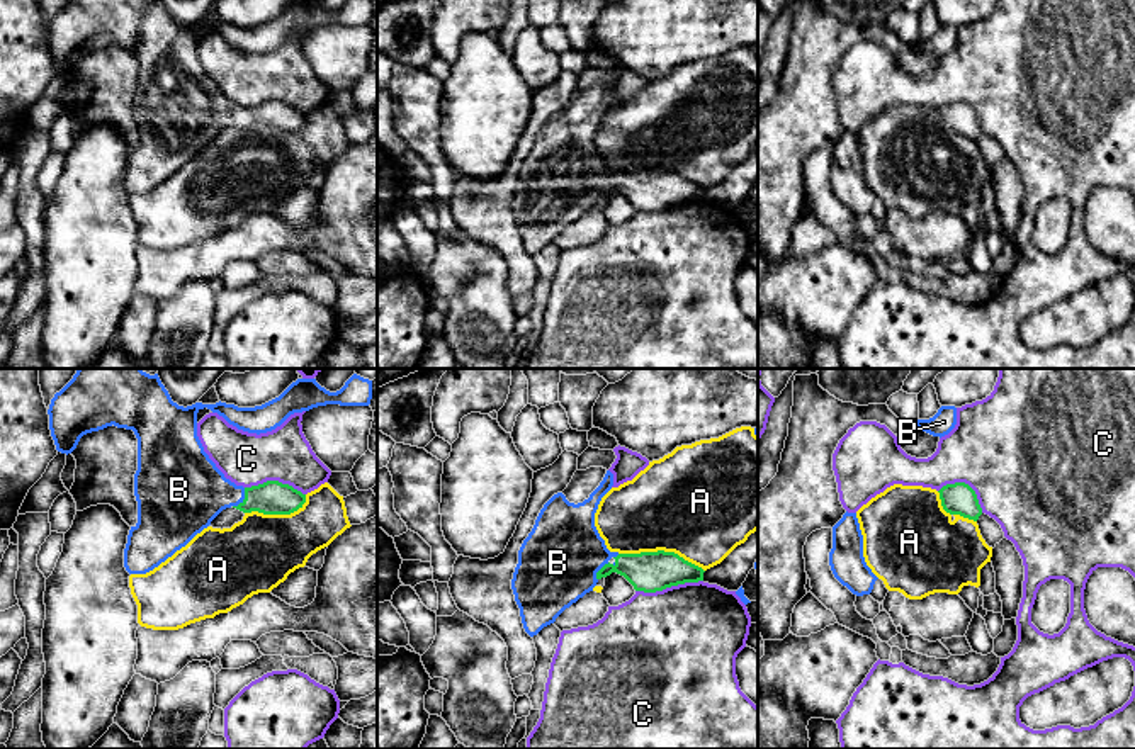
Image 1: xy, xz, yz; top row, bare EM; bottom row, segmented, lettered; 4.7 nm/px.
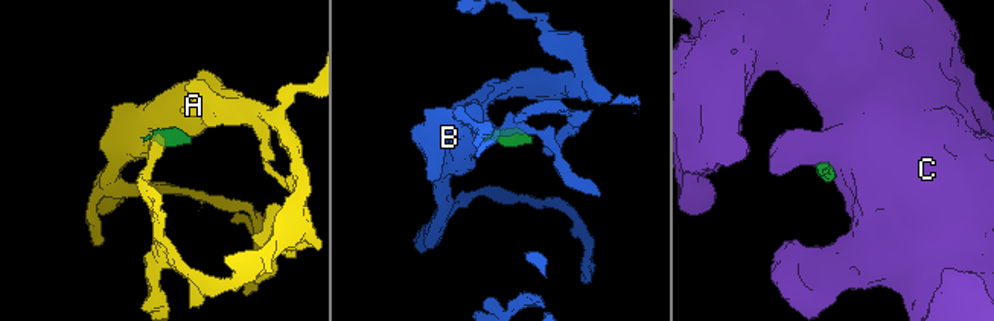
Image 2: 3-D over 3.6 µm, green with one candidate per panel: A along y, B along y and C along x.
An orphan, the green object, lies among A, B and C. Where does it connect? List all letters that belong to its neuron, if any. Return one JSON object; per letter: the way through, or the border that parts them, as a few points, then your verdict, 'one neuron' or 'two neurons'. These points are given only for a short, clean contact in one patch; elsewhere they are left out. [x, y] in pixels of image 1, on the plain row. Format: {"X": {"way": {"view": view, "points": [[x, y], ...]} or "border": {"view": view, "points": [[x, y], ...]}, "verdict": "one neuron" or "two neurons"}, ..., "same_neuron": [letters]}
{"A": {"border": {"view": "xz", "points": [[619, 172], [673, 170], [704, 191]]}, "verdict": "two neurons"}, "B": {"way": {"view": "xy", "points": [[271, 118], [245, 118], [194, 111]]}, "verdict": "one neuron"}, "C": {"verdict": "two neurons"}, "same_neuron": ["B"]}

